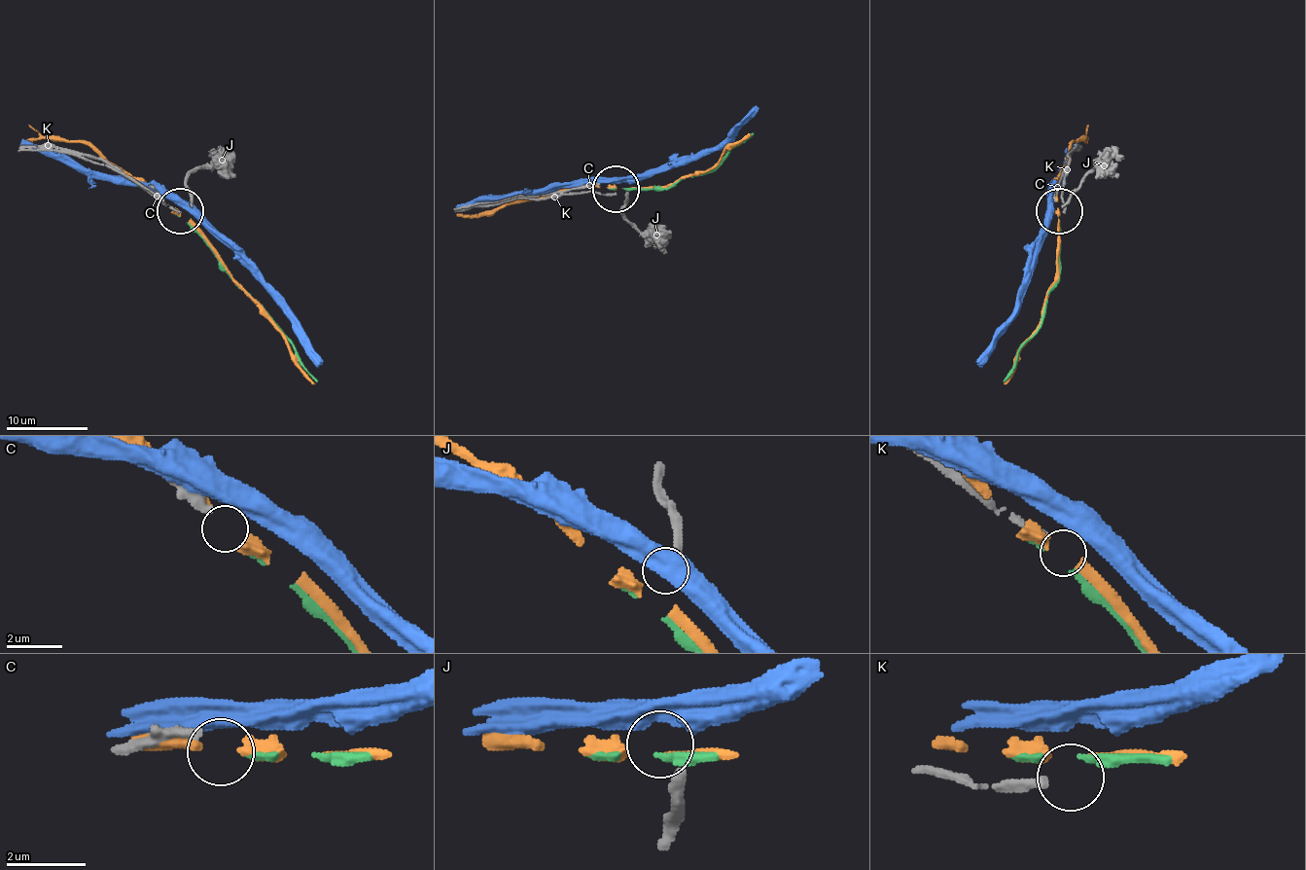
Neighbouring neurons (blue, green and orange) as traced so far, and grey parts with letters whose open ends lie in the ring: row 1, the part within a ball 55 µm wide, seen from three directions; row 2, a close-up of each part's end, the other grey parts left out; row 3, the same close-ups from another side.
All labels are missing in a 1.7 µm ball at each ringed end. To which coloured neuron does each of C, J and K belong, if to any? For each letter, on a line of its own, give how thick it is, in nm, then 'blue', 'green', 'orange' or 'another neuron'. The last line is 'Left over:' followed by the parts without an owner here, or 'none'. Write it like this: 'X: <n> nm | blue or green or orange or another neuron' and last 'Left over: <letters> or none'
C: 280 nm | green
J: 280 nm | blue
K: 240 nm | another neuron
Left over: K

